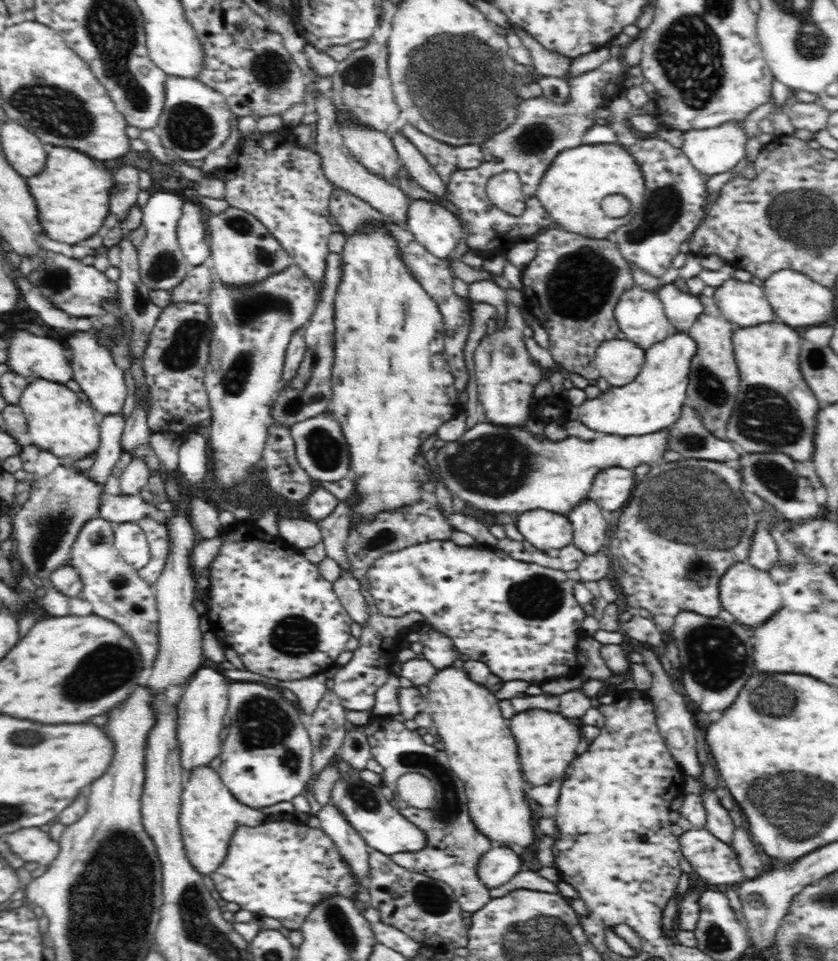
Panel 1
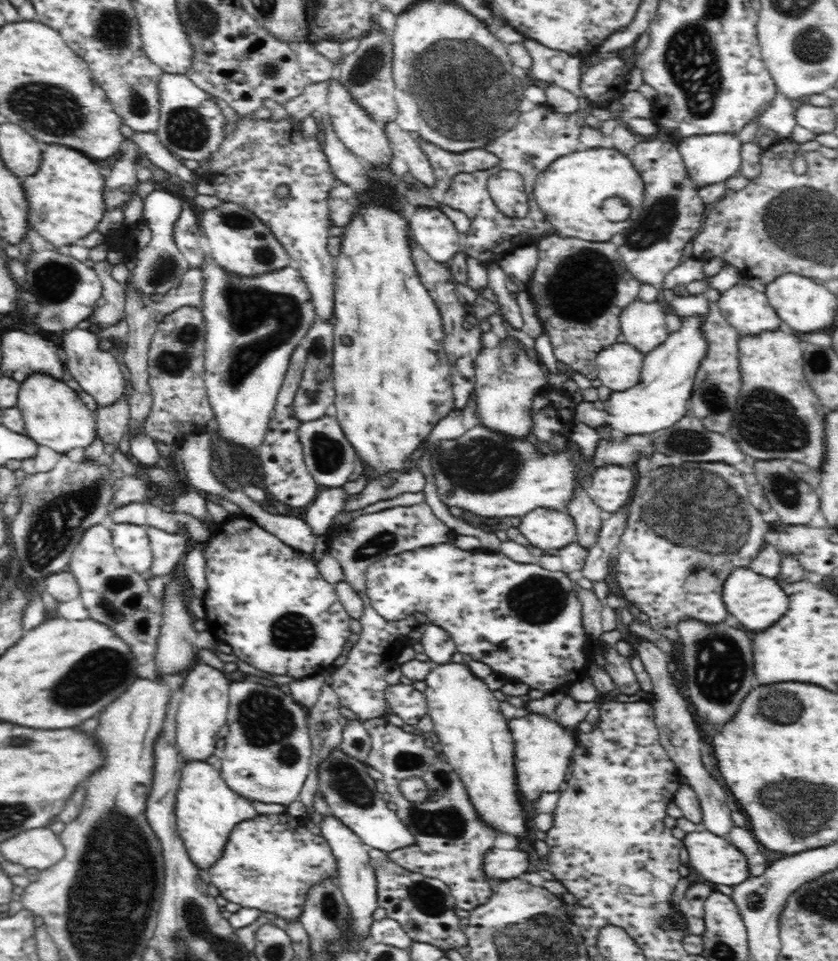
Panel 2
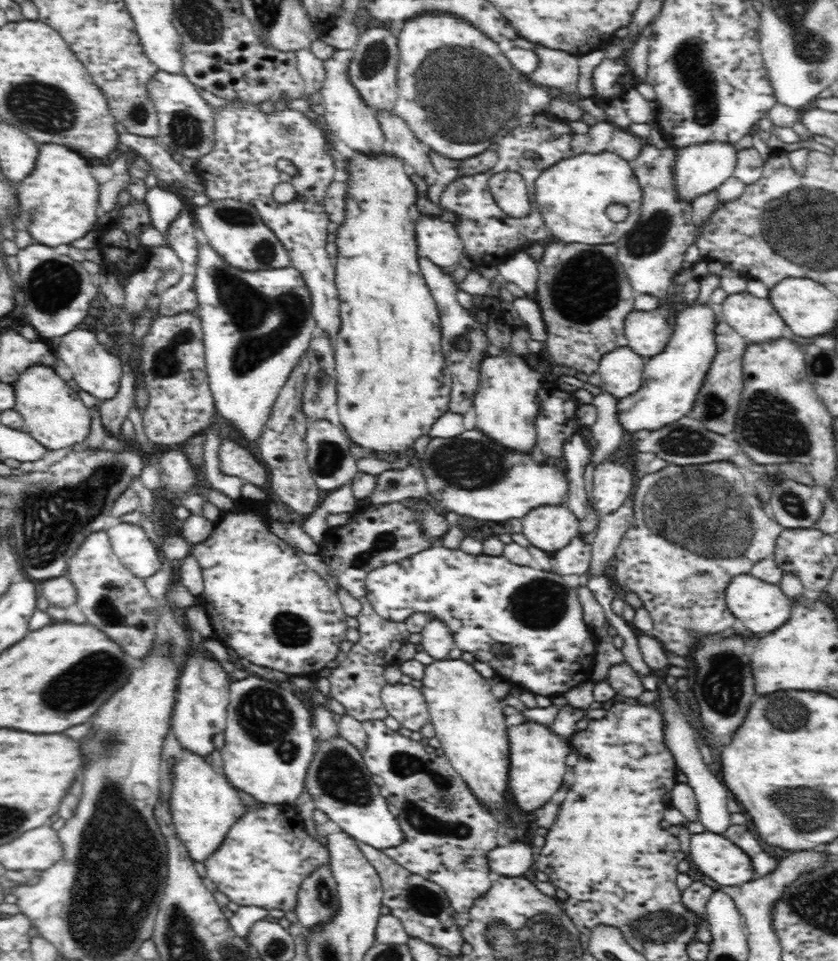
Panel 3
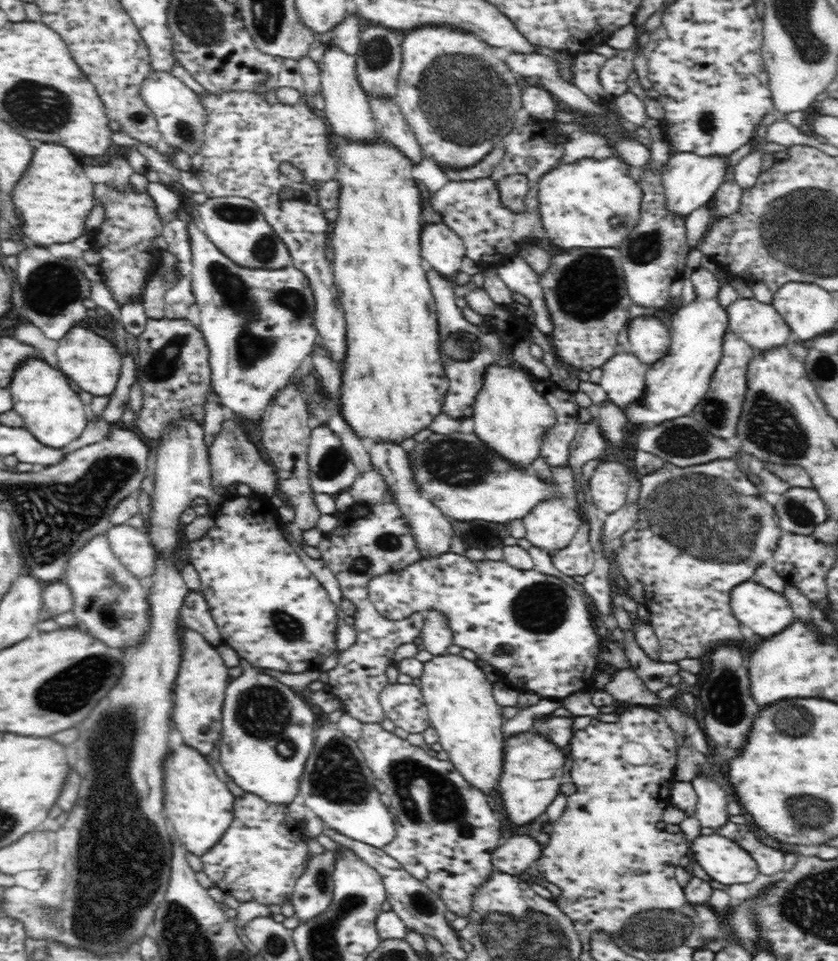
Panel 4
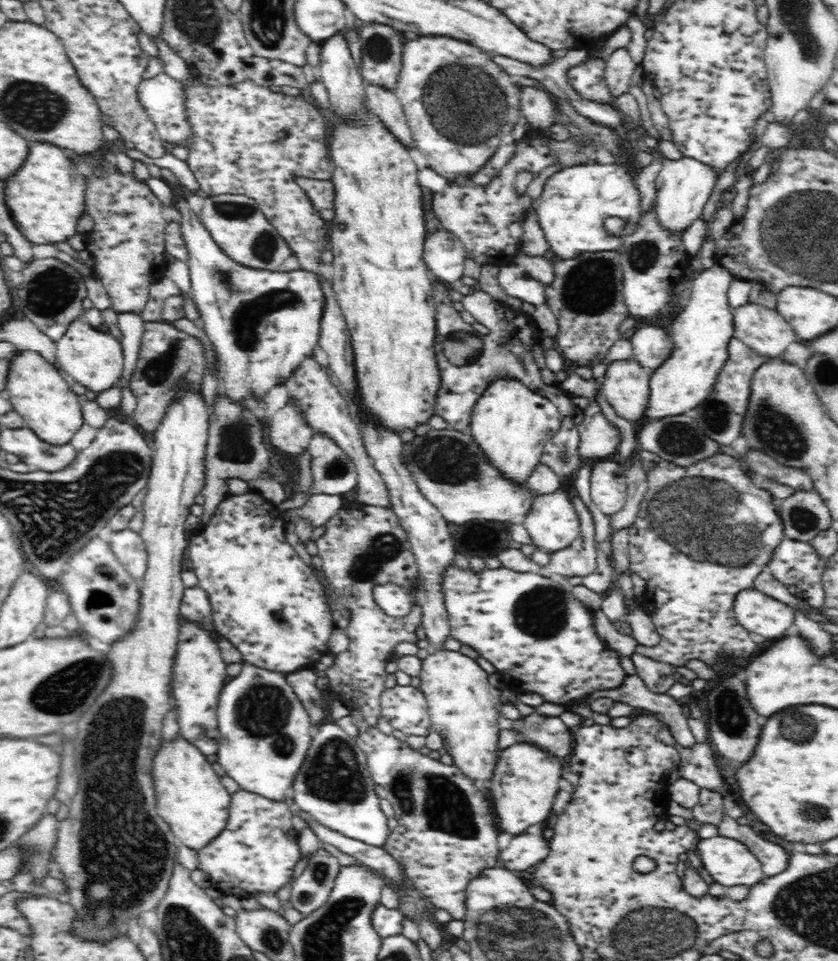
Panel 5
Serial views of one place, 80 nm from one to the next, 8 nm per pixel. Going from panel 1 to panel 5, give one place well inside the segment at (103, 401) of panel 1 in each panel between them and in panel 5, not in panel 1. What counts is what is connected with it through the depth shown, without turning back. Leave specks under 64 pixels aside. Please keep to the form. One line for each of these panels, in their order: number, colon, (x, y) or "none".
2: (97, 371)
3: (97, 371)
4: (91, 361)
5: (94, 359)

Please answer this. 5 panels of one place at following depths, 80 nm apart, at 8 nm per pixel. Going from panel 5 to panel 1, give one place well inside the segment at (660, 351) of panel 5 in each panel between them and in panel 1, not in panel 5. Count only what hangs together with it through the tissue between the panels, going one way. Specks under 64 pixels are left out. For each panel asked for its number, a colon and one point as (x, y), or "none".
1: (639, 313)
2: (643, 324)
3: (647, 332)
4: (649, 339)

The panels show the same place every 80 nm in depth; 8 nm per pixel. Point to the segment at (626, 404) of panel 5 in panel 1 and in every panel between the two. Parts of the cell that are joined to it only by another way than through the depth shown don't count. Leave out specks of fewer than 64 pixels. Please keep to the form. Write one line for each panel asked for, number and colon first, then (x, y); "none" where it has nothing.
1: (618, 361)
2: (619, 366)
3: (621, 370)
4: (623, 375)

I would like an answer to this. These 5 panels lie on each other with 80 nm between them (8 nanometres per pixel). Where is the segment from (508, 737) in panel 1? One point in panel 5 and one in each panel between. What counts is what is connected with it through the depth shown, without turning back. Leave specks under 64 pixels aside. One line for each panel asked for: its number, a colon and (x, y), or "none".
2: (474, 735)
3: (470, 727)
4: (458, 697)
5: (463, 712)

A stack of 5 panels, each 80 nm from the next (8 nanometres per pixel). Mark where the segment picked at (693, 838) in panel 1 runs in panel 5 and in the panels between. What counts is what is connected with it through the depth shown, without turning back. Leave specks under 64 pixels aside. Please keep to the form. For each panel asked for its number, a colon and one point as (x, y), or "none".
2: (718, 861)
3: (714, 855)
4: (725, 861)
5: (729, 862)

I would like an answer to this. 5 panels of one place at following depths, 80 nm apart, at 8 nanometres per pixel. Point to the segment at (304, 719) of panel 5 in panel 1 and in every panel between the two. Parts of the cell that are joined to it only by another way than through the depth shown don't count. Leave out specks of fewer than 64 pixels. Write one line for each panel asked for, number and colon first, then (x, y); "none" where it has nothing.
1: (266, 758)
2: (266, 758)
3: (268, 748)
4: (265, 744)

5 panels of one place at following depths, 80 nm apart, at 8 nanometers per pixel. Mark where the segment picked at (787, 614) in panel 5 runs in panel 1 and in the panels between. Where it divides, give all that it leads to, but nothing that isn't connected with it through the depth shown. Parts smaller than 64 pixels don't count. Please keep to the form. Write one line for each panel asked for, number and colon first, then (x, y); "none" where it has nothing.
1: (749, 594)
2: (746, 593)
3: (762, 606)
4: (767, 612)

